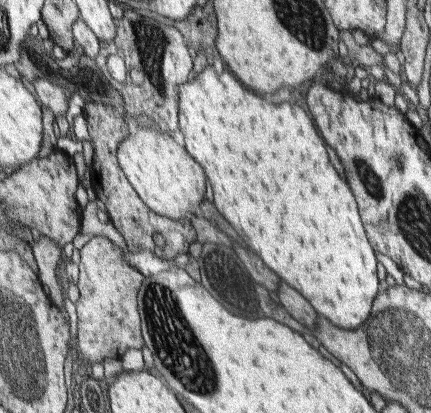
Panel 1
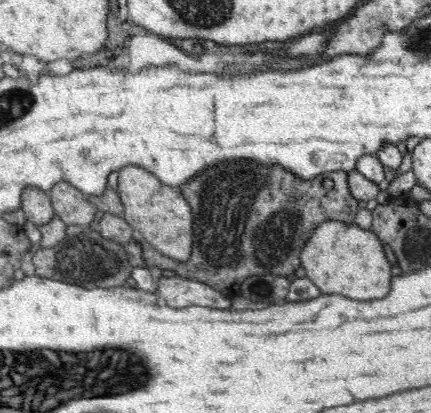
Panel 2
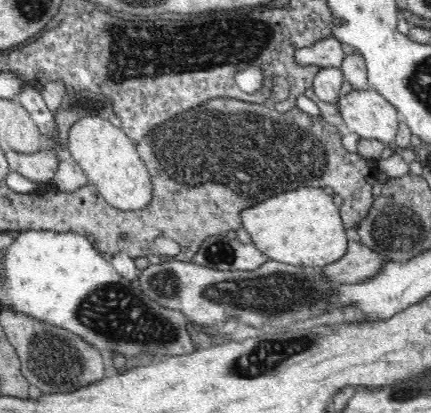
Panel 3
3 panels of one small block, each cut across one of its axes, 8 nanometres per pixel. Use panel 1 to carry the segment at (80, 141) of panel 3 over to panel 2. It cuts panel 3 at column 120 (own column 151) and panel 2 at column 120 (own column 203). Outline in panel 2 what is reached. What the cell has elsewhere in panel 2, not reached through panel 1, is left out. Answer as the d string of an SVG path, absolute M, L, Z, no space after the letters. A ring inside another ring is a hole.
M124 166L118 172L118 176L120 176L120 200L124 204L122 218L138 232L138 238L170 260L188 262L194 238L192 226L196 224L188 200L178 190L164 184L156 174L150 174L144 168Z

